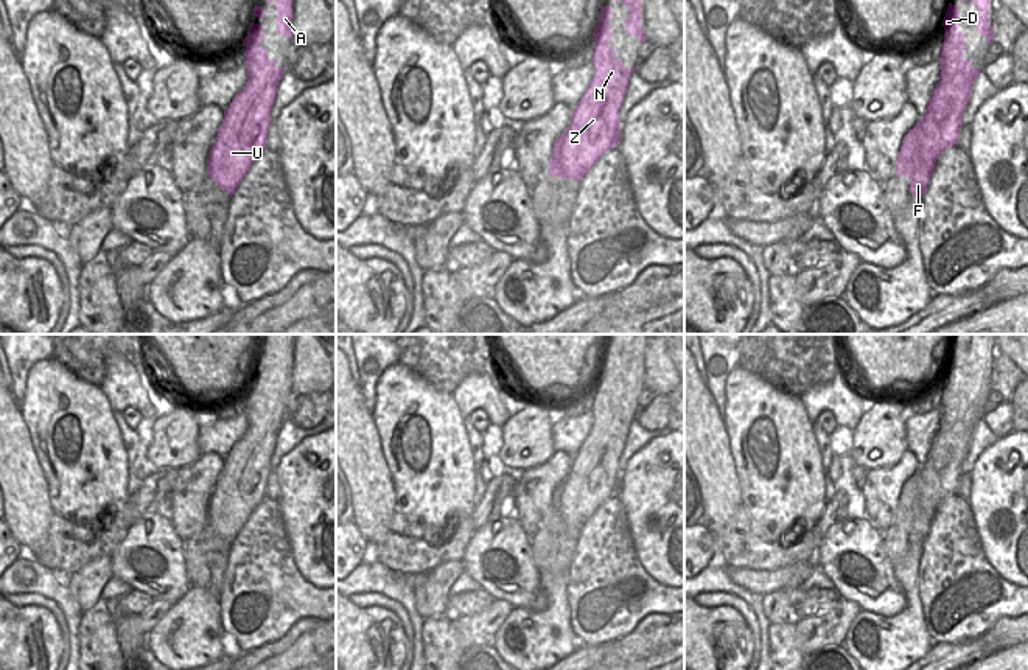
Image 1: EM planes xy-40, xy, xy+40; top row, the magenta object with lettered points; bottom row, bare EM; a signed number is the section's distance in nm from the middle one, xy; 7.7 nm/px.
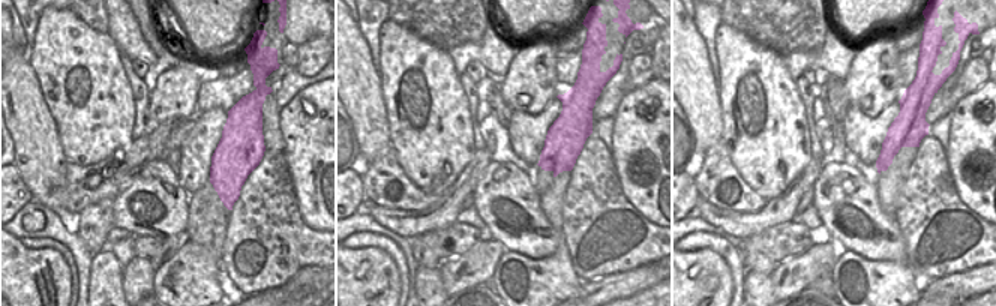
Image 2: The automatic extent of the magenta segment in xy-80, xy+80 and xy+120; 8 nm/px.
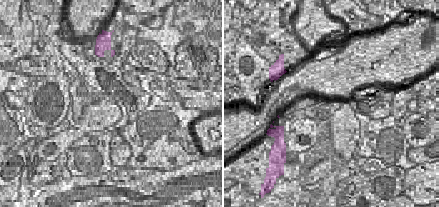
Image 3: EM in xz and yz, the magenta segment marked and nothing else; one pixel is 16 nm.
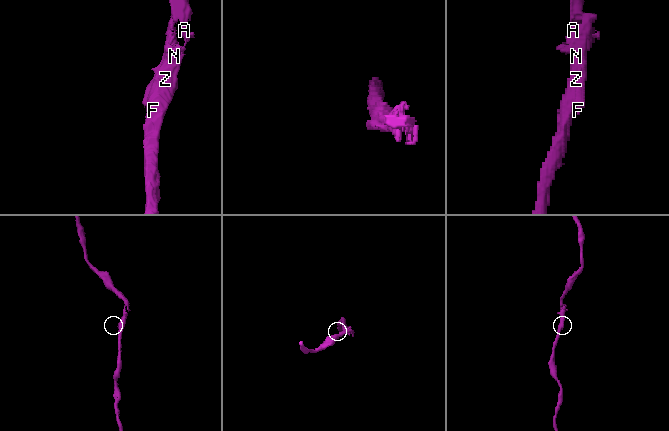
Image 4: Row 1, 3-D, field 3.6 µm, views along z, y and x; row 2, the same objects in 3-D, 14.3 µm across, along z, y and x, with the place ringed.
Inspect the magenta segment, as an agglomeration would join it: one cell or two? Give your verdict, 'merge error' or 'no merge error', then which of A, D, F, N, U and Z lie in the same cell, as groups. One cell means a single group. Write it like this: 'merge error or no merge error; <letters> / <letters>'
no merge error; A D F N U Z

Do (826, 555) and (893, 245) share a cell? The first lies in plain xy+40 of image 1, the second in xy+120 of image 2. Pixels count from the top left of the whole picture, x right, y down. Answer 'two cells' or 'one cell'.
one cell

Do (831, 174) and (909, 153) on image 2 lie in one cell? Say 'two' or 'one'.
two

